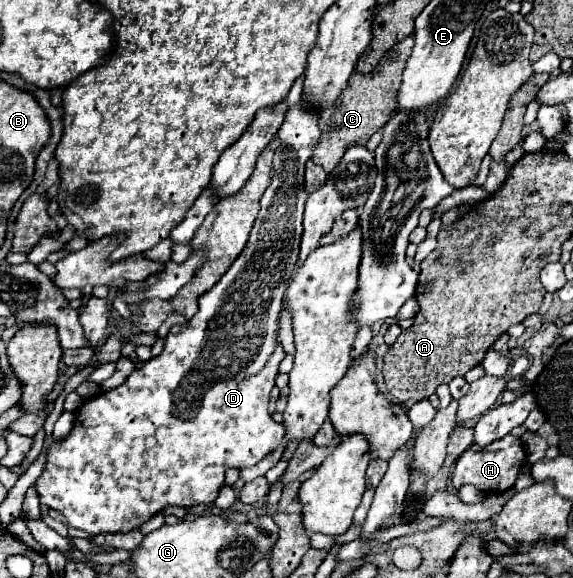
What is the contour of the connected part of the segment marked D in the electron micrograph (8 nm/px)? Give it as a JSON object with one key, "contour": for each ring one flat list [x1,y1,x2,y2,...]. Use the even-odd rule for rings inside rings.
{"contour":[[297,103,295,107,291,107,285,115,285,121,277,133,279,137,279,147,275,151,273,157,273,177,271,177,271,185,267,187,267,191,261,197,261,211,255,219,255,225,251,229,249,241,245,245,245,249,241,251,241,255,235,259,235,263,229,267,229,271,217,281,217,285,213,289,209,289,205,295,199,297,199,311,195,317,191,317,187,321,187,325,173,325,169,329,169,335,165,337,165,349,161,351,161,355,149,359,147,363,143,363,143,367,133,369,133,373,127,377,127,381,111,391,101,391,91,399,85,399,83,405,75,411,75,425,69,431,69,435,65,439,55,439,47,449,47,461,45,461,45,469,39,475,39,479,35,481,35,489,39,493,39,501,41,505,59,511,67,523,75,529,87,531,87,533,127,533,135,527,141,527,147,519,151,519,153,515,157,515,159,511,163,511,169,505,179,505,179,507,193,507,199,503,211,503,215,501,223,479,225,479,225,471,231,467,243,469,249,465,259,463,263,457,267,457,283,439,285,431,281,423,275,423,267,411,269,407,269,393,275,387,275,377,277,377,277,367,281,363,281,359,285,357,285,351,281,349,281,345,277,343,277,315,281,311,281,303,283,303,283,293,289,285,289,281,293,279,293,273,297,269,297,253,299,253,299,241,301,241,301,221,303,221,303,205,307,199,307,191,305,191,305,163,311,159,311,153,319,141,319,127,317,127,317,115,305,111,305,107,301,107,301,103],[267,347,275,347,275,351,269,355]]}

